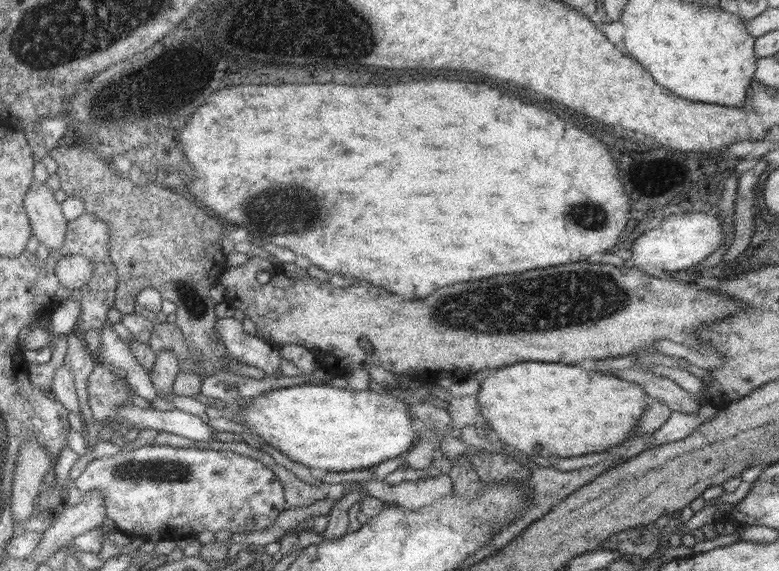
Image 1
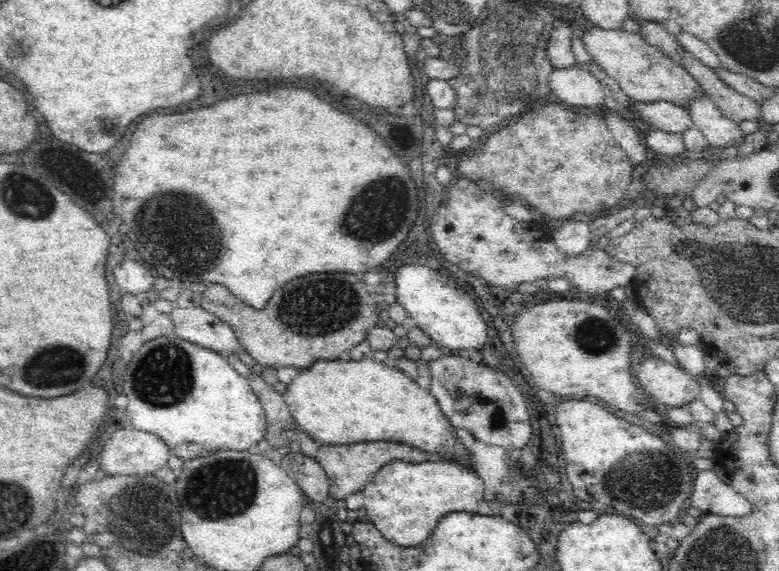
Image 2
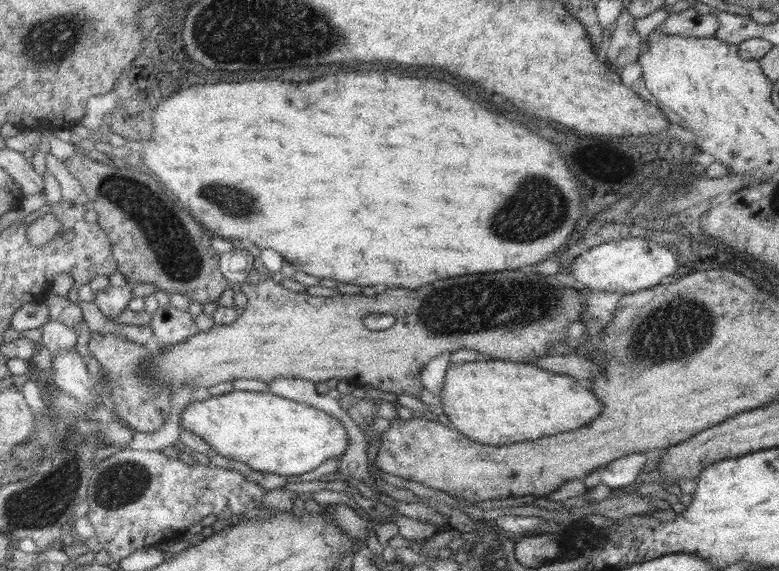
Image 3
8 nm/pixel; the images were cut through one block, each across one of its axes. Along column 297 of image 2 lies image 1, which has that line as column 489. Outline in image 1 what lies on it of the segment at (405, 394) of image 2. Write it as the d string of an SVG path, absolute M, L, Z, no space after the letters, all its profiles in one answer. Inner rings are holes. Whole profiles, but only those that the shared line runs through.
M522 361L516 362L510 366L504 366L500 370L496 370L492 376L488 376L481 382L476 398L478 405L480 406L480 414L486 423L490 425L494 439L502 440L511 450L521 450L528 455L540 455L548 458L570 458L570 456L582 456L585 454L592 454L592 452L602 452L611 448L617 447L622 442L628 440L634 434L638 422L644 410L646 409L646 391L642 385L632 383L628 380L614 375L614 373L603 373L602 371L592 370L587 364L579 365L565 365L562 363L549 363L549 362L538 362L538 361Z

